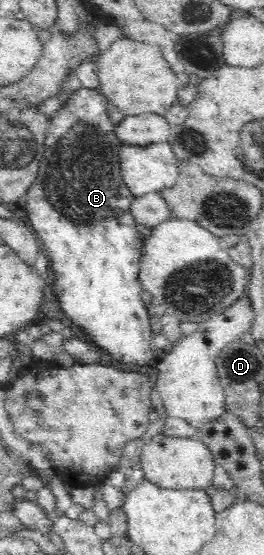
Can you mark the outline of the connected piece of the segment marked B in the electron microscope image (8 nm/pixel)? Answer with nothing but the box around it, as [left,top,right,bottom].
[24,86,155,366]

